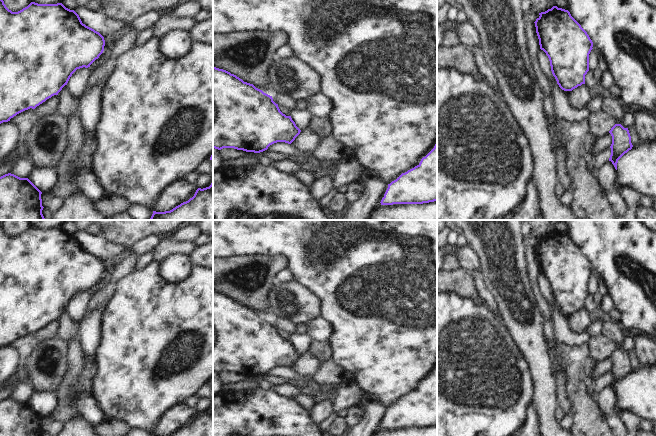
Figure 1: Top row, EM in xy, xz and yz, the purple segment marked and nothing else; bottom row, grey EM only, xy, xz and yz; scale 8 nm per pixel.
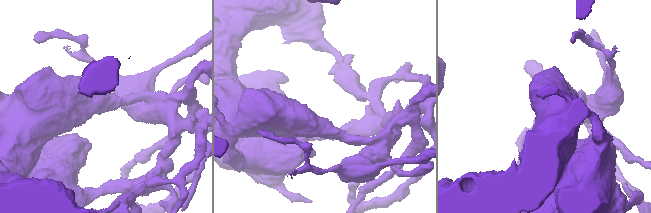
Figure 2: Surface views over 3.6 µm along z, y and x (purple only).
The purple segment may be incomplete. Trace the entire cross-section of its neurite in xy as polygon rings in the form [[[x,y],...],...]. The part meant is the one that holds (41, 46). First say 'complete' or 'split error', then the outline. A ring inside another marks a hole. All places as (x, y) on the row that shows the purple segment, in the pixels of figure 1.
complete; [[[0,0],[0,124],[10,121],[11,118],[25,110],[30,108],[35,109],[47,99],[54,95],[58,95],[62,88],[67,85],[70,77],[77,69],[83,67],[88,68],[99,58],[104,51],[104,46],[104,37],[99,32],[83,24],[79,15],[74,10],[66,8],[62,3],[38,4],[31,2],[22,10],[12,12],[6,7],[4,1]]]

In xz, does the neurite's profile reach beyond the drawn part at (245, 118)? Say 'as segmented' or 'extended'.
as segmented

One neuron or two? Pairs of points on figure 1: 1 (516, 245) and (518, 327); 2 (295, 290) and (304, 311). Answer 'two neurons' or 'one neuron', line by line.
1: one neuron
2: one neuron

